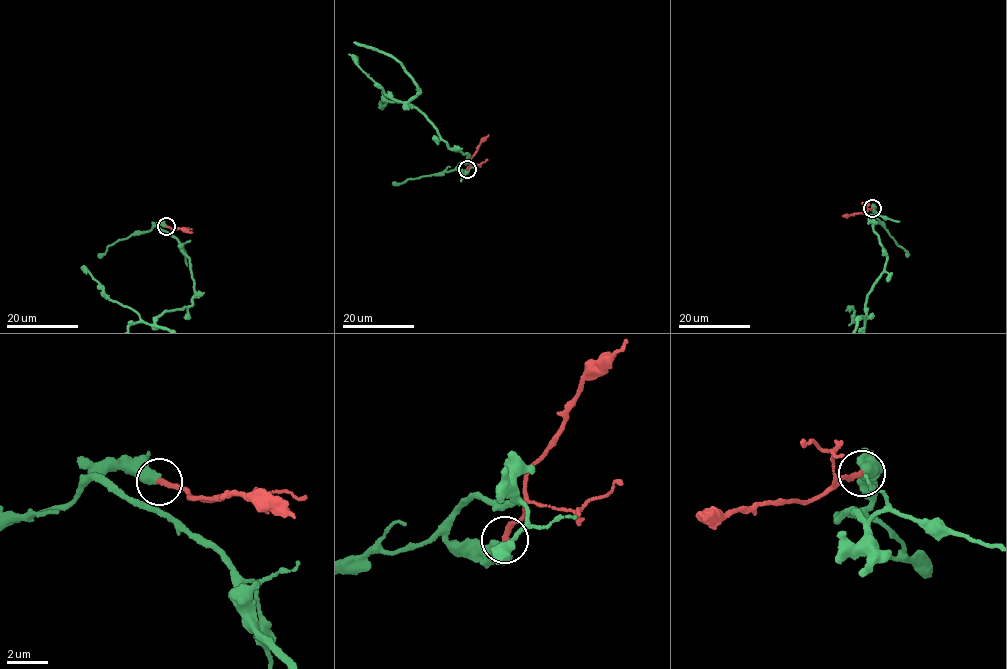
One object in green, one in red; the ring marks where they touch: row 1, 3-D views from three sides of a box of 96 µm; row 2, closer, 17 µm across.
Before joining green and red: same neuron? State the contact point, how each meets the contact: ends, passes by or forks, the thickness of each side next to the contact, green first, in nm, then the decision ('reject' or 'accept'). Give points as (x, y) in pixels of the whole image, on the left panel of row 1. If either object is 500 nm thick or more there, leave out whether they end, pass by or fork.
(166, 226) | 500/260 nm | accept

